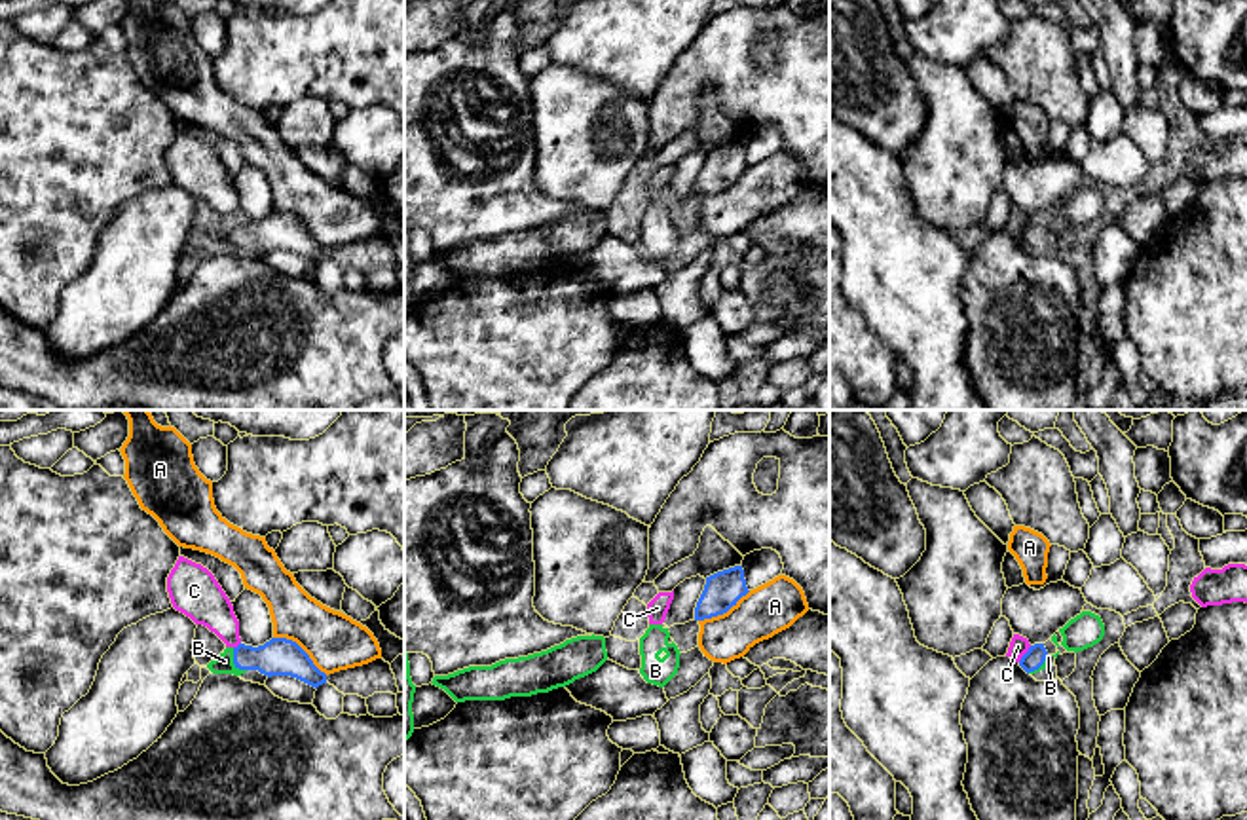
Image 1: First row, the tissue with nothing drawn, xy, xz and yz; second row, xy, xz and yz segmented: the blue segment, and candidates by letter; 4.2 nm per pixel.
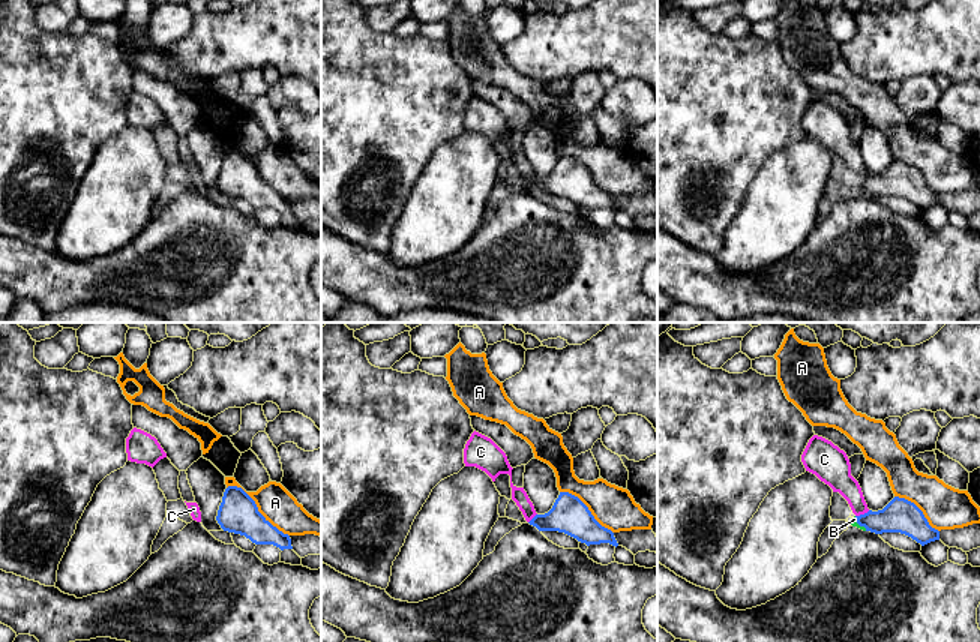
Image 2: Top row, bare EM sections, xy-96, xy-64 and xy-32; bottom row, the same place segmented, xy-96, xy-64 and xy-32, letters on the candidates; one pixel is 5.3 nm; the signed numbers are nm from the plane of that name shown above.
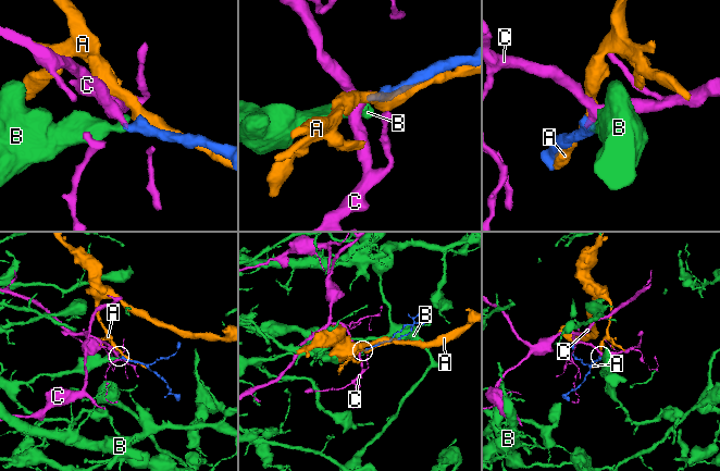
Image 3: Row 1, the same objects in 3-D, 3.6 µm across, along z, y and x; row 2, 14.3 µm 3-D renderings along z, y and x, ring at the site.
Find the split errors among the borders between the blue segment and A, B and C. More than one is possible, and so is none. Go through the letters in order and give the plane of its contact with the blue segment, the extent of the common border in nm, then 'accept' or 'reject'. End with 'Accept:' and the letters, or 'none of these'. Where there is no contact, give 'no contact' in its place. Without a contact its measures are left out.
A: contact in xy; length 280 nm; reject
B: contact in xy; length 120 nm; accept
C: contact in yz; length 90 nm; reject
Accept: B

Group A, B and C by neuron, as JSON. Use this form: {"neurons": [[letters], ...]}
{"neurons": [["A"], ["B"], ["C"]]}

